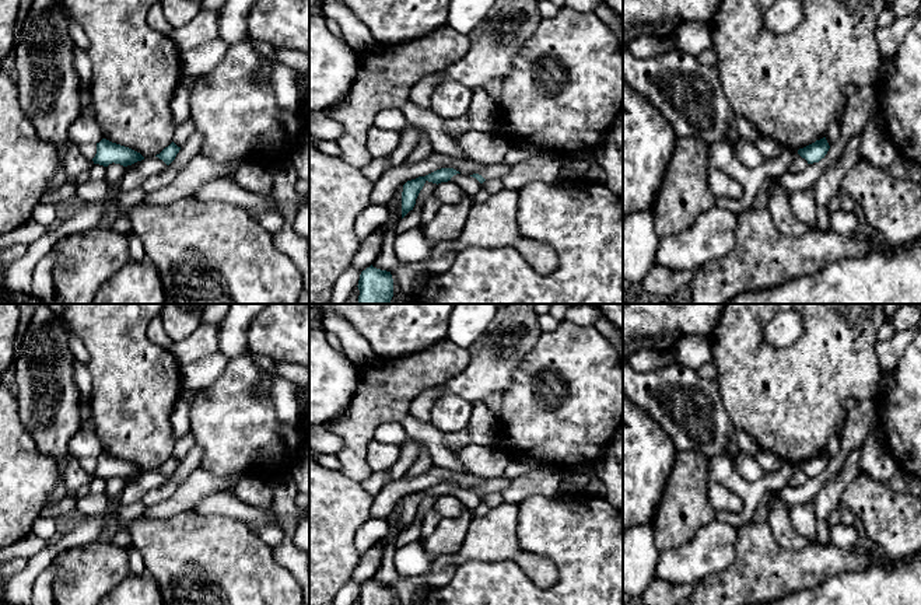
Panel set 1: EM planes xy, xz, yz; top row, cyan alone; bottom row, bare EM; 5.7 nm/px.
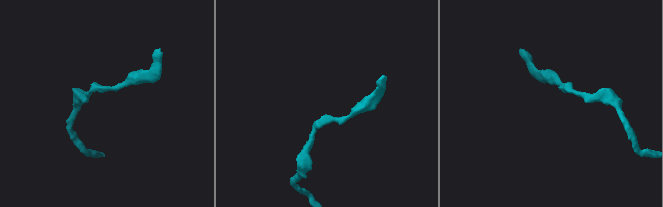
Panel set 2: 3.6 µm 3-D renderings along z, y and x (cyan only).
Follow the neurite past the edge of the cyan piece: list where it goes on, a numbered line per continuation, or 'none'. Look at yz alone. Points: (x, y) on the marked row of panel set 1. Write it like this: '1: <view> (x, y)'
none

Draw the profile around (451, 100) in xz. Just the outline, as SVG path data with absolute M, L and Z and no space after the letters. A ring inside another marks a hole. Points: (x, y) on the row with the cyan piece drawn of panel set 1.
M454 80L441 81L431 95L431 111L447 119L456 119L467 115L473 90Z

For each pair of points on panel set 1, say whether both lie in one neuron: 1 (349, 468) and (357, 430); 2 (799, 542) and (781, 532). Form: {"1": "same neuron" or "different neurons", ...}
{"1": "same neuron", "2": "same neuron"}

